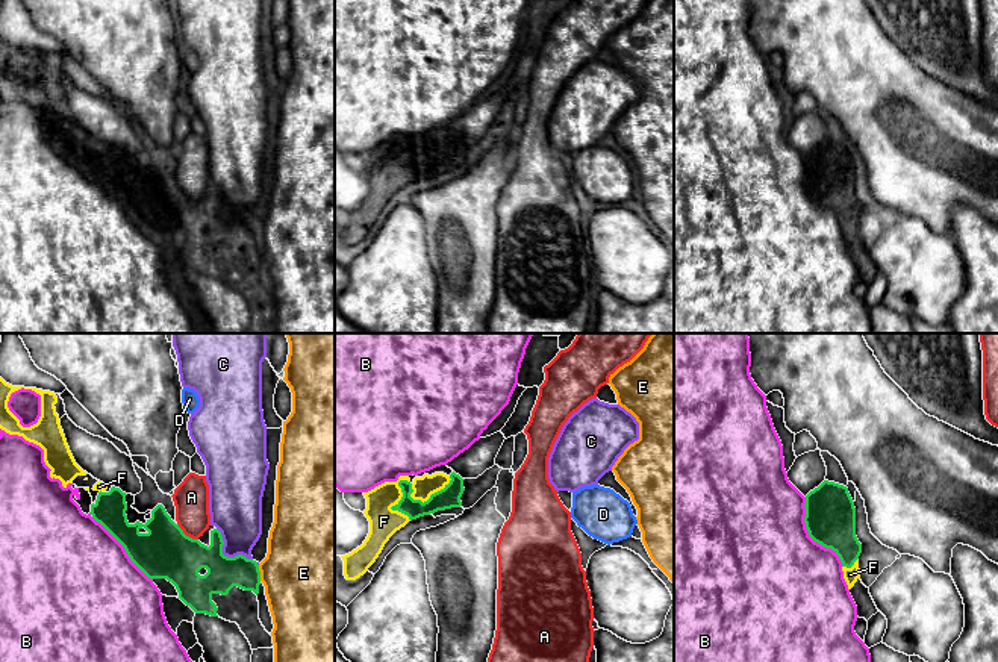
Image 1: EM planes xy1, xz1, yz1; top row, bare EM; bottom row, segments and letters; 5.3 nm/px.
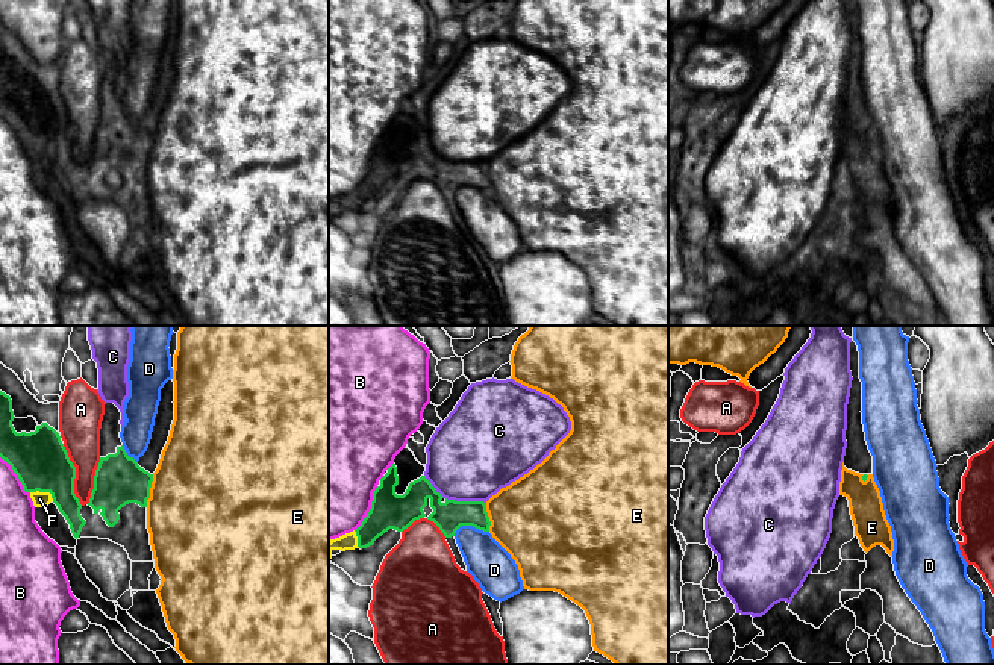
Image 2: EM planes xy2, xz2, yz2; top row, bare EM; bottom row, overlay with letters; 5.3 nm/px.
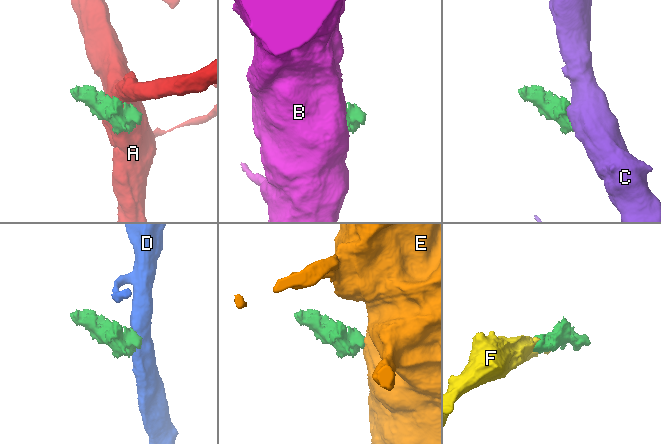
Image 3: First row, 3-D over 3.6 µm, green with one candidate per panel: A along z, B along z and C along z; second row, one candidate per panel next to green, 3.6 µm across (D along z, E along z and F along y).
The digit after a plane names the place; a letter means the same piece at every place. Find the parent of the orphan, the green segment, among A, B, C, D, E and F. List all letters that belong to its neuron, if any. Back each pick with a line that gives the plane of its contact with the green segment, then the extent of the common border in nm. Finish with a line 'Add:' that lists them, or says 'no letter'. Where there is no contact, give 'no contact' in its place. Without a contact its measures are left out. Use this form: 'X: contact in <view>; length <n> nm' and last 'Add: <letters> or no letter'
F: contact in xz1; length 360 nm
Add: F

